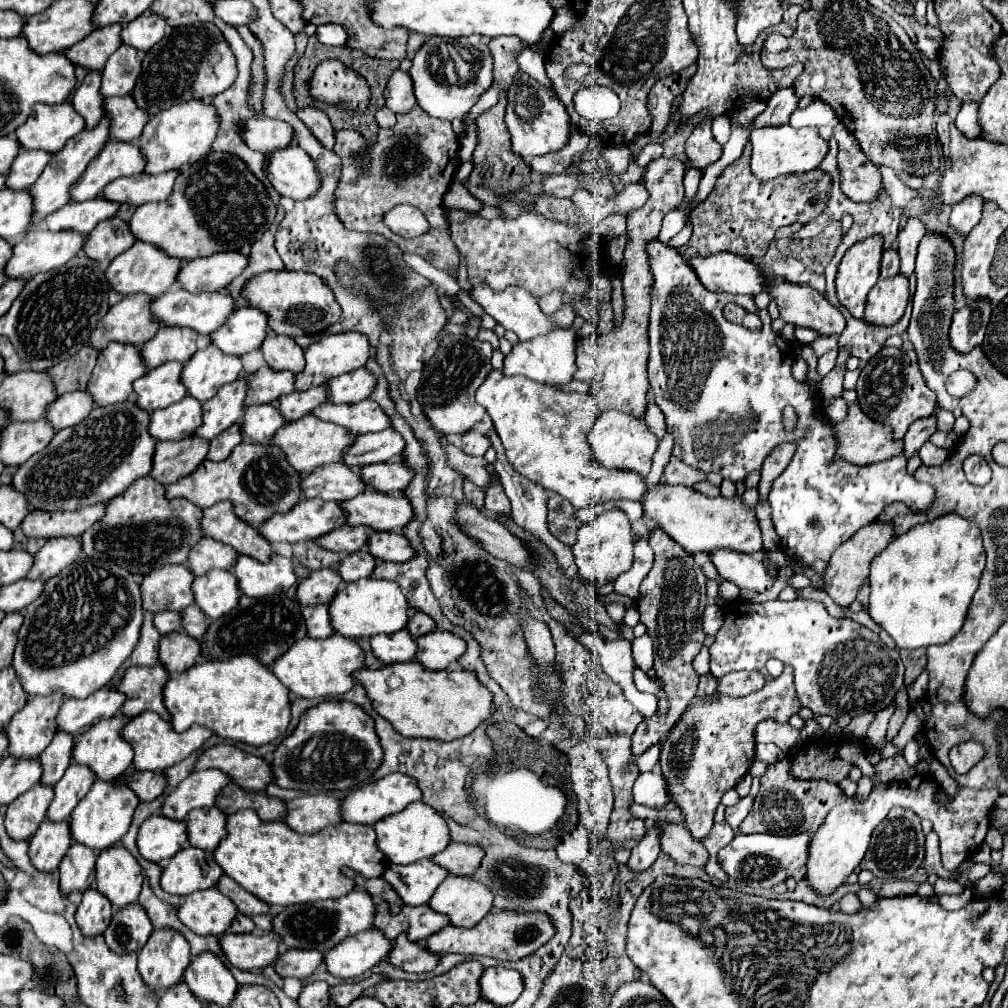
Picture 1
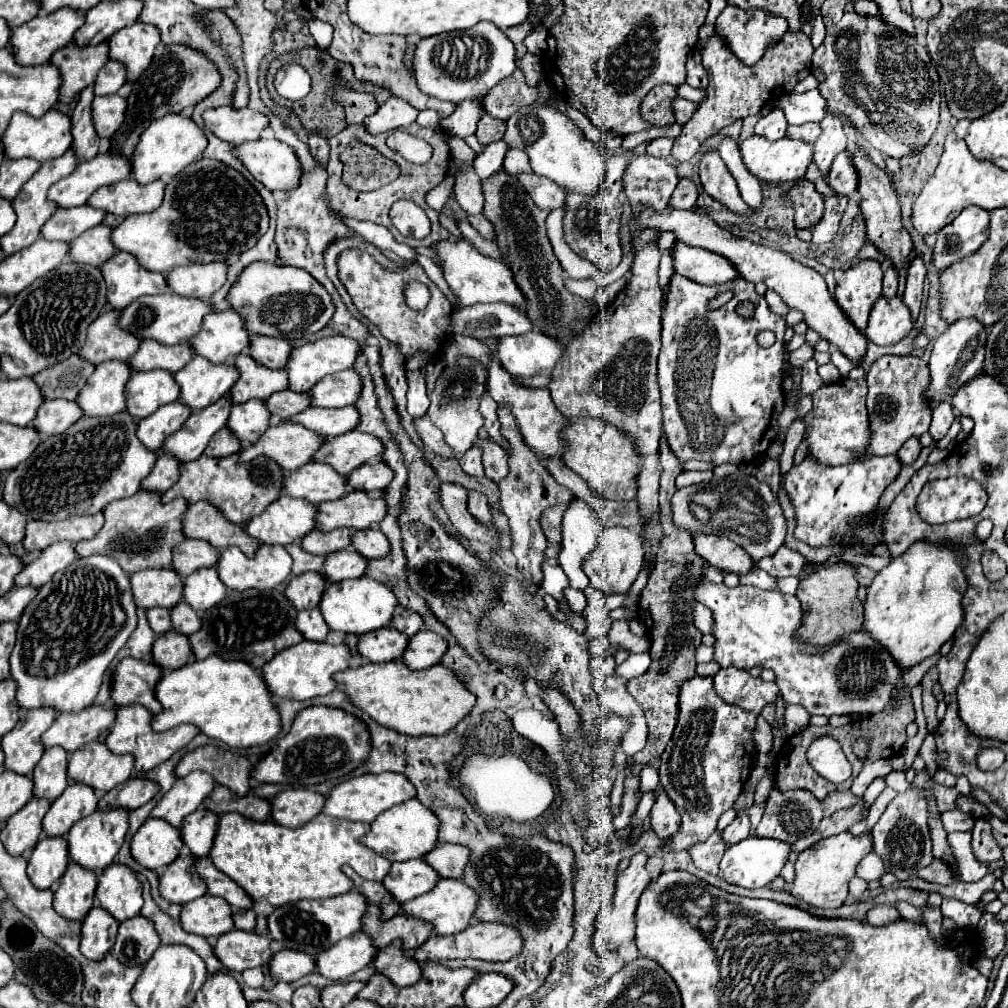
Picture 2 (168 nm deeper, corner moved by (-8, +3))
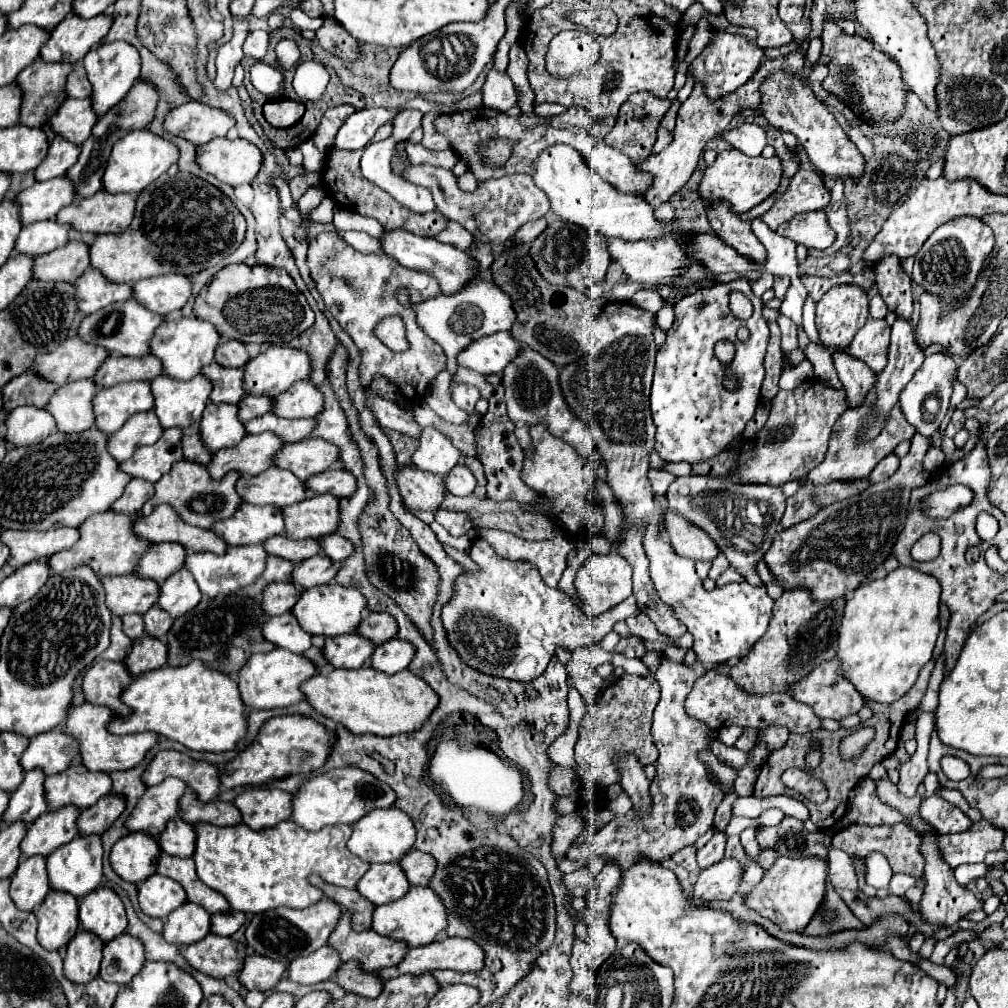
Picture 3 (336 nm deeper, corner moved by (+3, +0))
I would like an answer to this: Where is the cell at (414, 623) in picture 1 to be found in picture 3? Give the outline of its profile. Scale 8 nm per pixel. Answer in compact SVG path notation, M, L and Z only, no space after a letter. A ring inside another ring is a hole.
M371 612L359 624L359 634L367 636L373 644L383 644L397 636L397 620L387 612Z

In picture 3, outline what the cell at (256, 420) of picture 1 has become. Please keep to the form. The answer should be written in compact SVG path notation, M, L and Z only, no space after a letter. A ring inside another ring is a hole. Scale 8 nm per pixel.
M209 402L201 418L201 438L213 452L237 446L245 436L245 426L237 418L237 406Z

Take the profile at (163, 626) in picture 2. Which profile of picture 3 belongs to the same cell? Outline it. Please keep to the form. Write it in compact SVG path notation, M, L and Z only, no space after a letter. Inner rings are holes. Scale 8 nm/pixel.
M127 614L123 616L123 632L135 640L145 634L145 622L141 622L139 614Z

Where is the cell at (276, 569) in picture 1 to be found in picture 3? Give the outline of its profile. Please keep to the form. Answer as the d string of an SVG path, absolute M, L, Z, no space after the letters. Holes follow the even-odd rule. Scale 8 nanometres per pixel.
M229 546L223 556L213 552L189 552L185 560L185 568L191 570L193 578L197 580L199 588L207 596L219 596L219 594L235 594L237 590L243 590L251 586L265 570L267 564L267 552L263 546Z

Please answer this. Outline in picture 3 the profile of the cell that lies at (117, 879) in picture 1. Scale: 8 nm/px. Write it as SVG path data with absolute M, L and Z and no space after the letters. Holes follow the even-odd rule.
M97 888L93 894L81 898L79 902L81 928L97 934L103 942L113 940L127 928L125 906L119 894L111 888Z

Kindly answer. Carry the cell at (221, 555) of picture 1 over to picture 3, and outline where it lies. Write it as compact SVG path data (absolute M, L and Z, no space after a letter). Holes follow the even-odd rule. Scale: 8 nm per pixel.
M177 542L153 544L149 552L139 560L137 574L161 584L169 574L183 568L185 552L187 550L183 546L177 546Z

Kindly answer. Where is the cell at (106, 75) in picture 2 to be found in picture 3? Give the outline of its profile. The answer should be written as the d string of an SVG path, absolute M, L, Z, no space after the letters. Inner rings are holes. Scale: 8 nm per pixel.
M81 62L75 66L75 70L69 74L67 78L67 94L69 98L89 98L91 96L91 86L85 74L85 68L81 66Z

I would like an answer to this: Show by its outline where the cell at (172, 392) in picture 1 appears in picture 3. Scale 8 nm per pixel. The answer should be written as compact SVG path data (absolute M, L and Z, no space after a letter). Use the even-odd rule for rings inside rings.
M141 380L141 382L123 382L123 384L117 384L117 386L99 390L95 394L93 406L95 406L95 428L103 430L105 434L113 434L113 432L117 432L125 424L125 420L131 414L153 410L153 392L149 390L149 382L147 380Z

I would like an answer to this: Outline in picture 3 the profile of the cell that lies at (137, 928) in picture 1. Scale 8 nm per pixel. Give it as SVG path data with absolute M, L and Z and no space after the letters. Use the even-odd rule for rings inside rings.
M121 934L121 938L105 944L99 974L107 982L117 982L125 986L141 970L143 964L145 954L141 942L137 942L137 938L133 938L131 934Z

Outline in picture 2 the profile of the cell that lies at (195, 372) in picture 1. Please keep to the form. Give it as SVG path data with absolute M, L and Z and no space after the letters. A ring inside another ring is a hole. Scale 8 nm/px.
M196 355L184 369L174 373L174 381L180 387L178 401L190 407L192 411L200 411L216 403L230 391L236 379L236 367L212 367L212 363L206 363L206 359L196 359Z

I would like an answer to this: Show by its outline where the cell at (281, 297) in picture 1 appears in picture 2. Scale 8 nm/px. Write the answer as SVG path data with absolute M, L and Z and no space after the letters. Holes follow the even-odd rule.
M256 261L244 267L226 299L232 309L244 317L244 327L248 333L280 337L286 341L294 341L324 329L334 311L330 295L304 269L266 261Z

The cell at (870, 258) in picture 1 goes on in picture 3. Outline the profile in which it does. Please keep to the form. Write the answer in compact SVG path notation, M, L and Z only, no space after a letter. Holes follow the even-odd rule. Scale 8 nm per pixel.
M857 284L833 286L829 292L825 292L825 296L817 302L817 318L815 318L817 328L819 328L819 336L821 336L821 344L825 348L845 350L851 344L857 330L865 324L867 314L869 314L867 306L869 306L869 296Z

